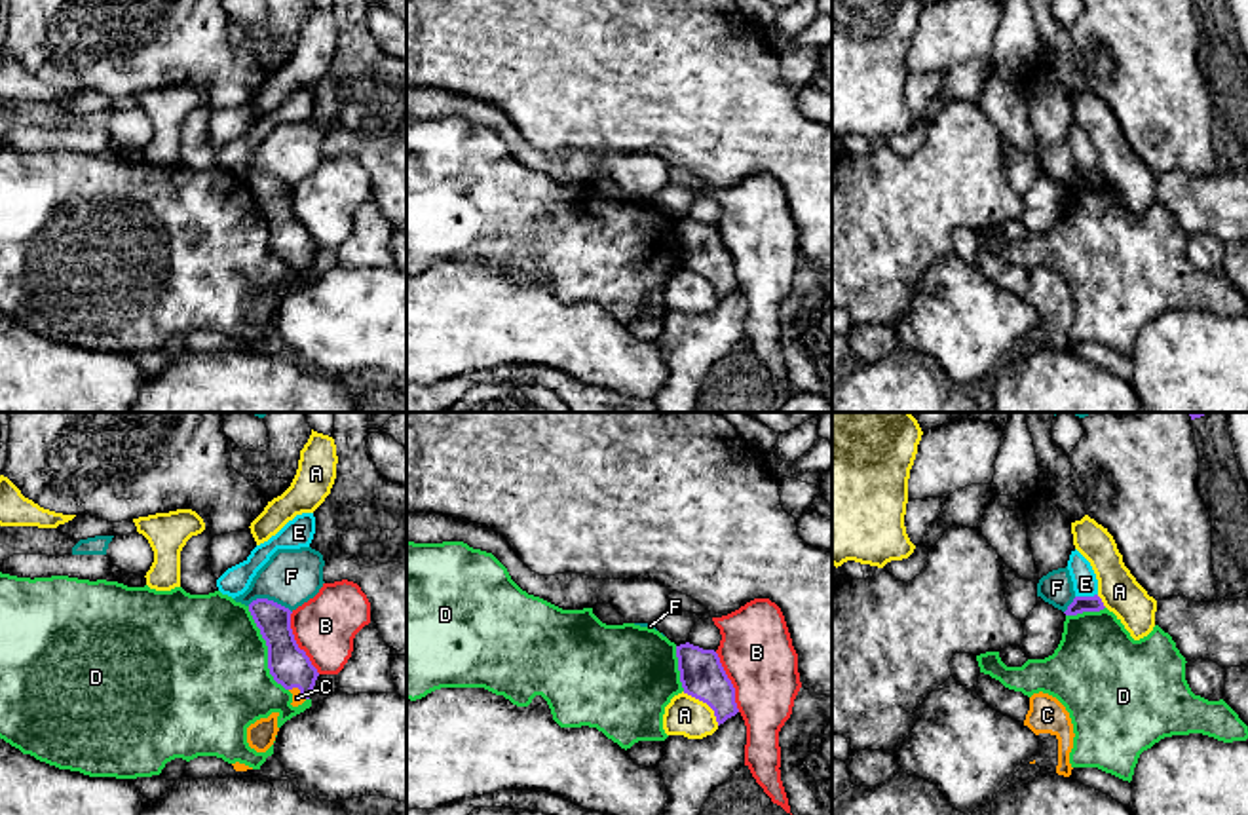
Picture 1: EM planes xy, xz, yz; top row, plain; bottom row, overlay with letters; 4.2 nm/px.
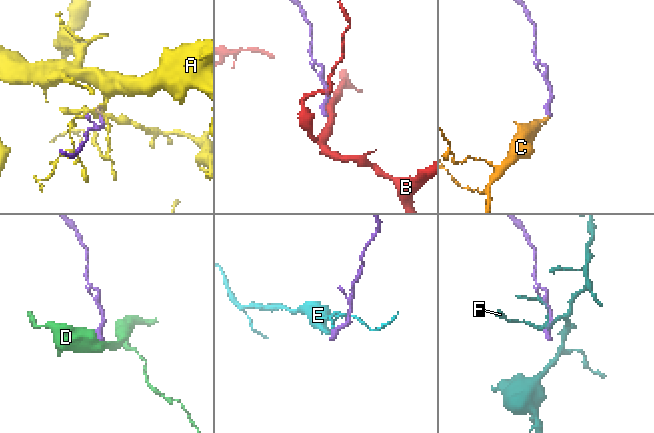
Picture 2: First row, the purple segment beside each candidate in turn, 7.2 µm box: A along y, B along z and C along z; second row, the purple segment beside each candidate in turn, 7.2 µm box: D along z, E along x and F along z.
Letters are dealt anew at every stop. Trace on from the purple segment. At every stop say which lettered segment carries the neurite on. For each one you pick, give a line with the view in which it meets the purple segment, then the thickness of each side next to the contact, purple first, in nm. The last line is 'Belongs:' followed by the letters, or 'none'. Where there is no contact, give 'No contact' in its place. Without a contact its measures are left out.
C: Touches purple in xy. Thickness 170 nm (purple) against 50 nm
Belongs: C

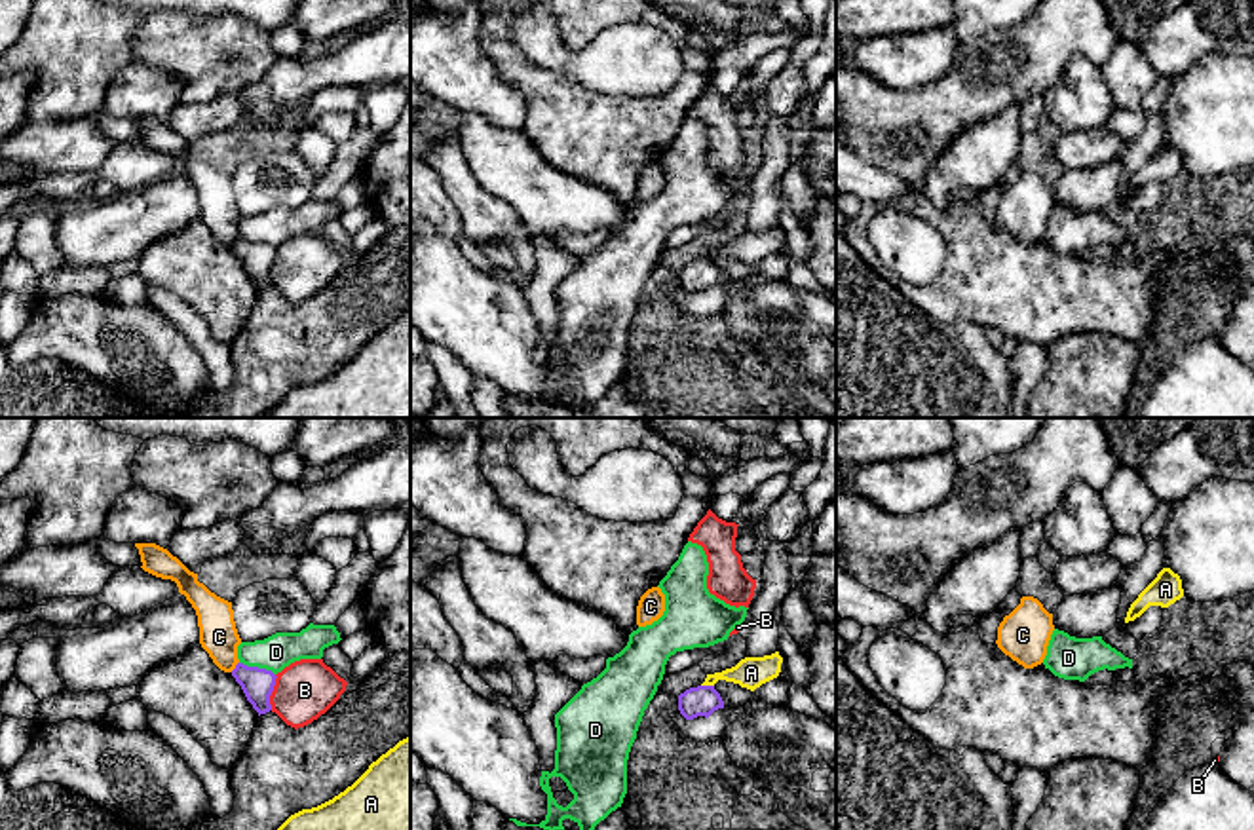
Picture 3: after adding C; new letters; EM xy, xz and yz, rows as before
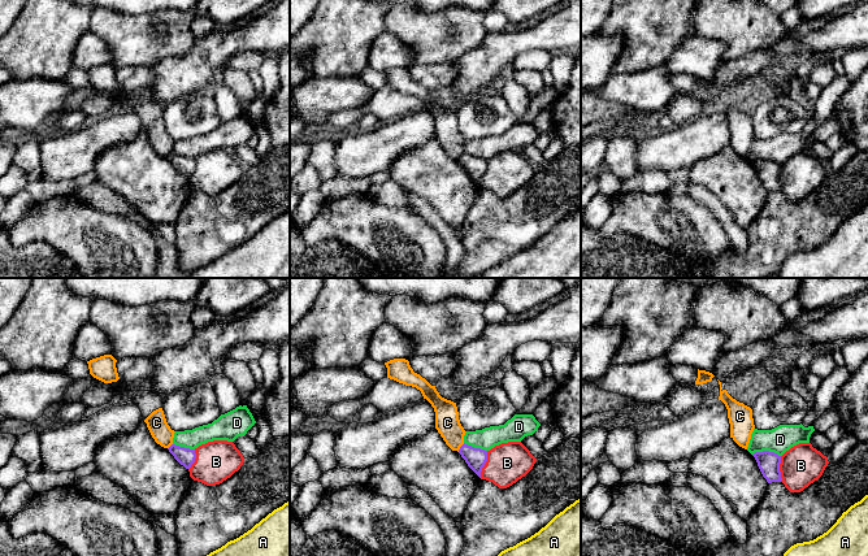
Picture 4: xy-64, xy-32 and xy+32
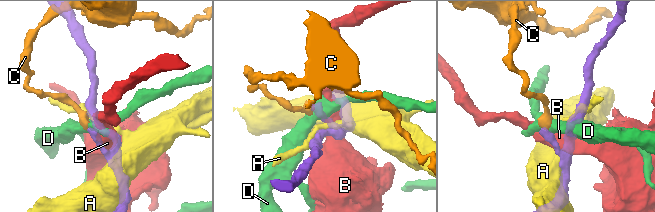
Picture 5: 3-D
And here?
Belongs: none

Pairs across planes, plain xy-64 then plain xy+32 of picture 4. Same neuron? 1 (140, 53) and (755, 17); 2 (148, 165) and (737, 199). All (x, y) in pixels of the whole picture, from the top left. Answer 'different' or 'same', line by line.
1: same
2: same

